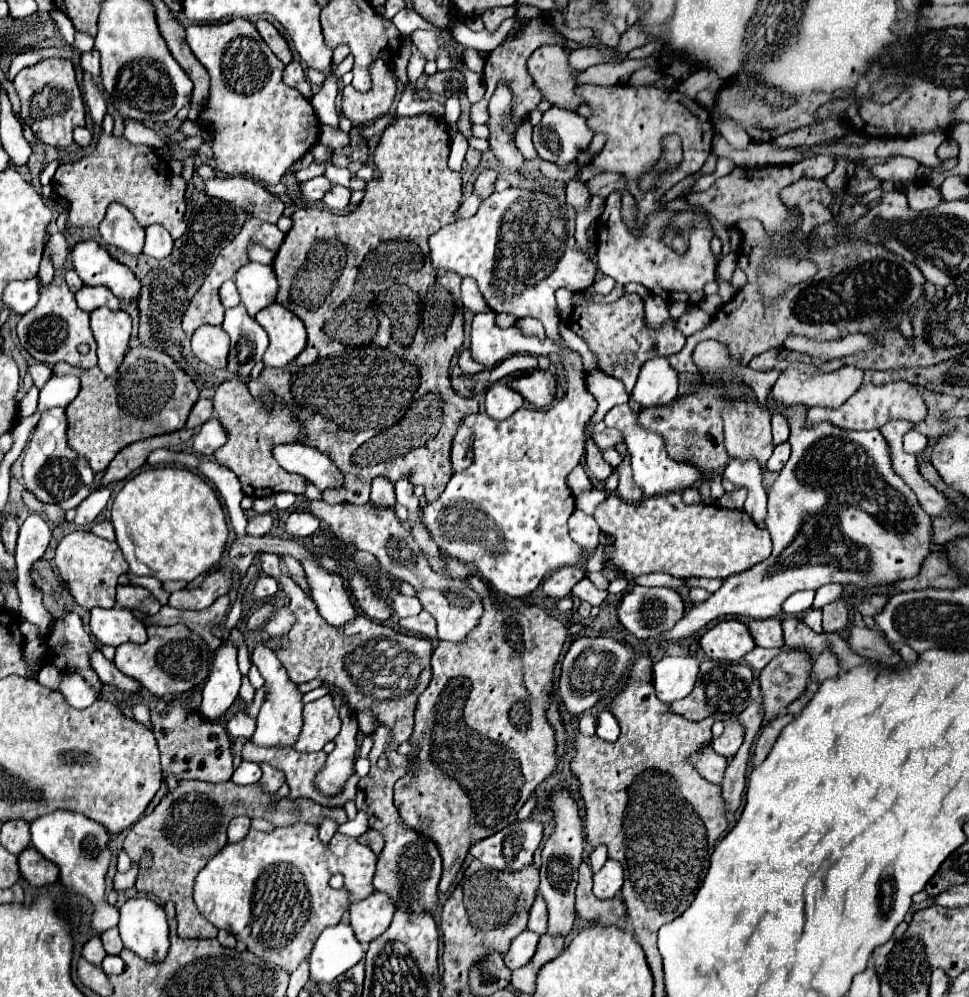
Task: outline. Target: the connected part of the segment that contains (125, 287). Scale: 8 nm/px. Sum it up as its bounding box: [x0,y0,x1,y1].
[71,240,139,302]

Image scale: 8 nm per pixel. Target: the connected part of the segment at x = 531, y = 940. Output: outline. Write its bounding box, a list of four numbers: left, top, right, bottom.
[503,932,539,970]

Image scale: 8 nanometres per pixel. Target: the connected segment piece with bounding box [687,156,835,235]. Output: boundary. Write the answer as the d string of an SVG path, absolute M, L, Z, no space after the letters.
M813 156L809 158L807 162L799 162L799 164L793 164L793 166L765 166L765 168L735 168L731 174L715 180L715 184L705 190L705 192L695 192L691 194L687 200L693 204L693 206L703 206L707 212L711 212L713 216L717 216L721 222L727 222L731 226L735 226L739 220L745 220L745 218L757 218L761 220L766 232L770 235L779 234L793 234L799 230L801 226L801 212L797 208L787 208L781 198L779 198L779 190L793 184L793 182L799 182L801 178L825 178L835 166L835 160L829 158L829 156Z

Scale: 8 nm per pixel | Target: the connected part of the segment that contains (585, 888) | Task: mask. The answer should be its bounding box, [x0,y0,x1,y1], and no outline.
[575,862,625,926]

